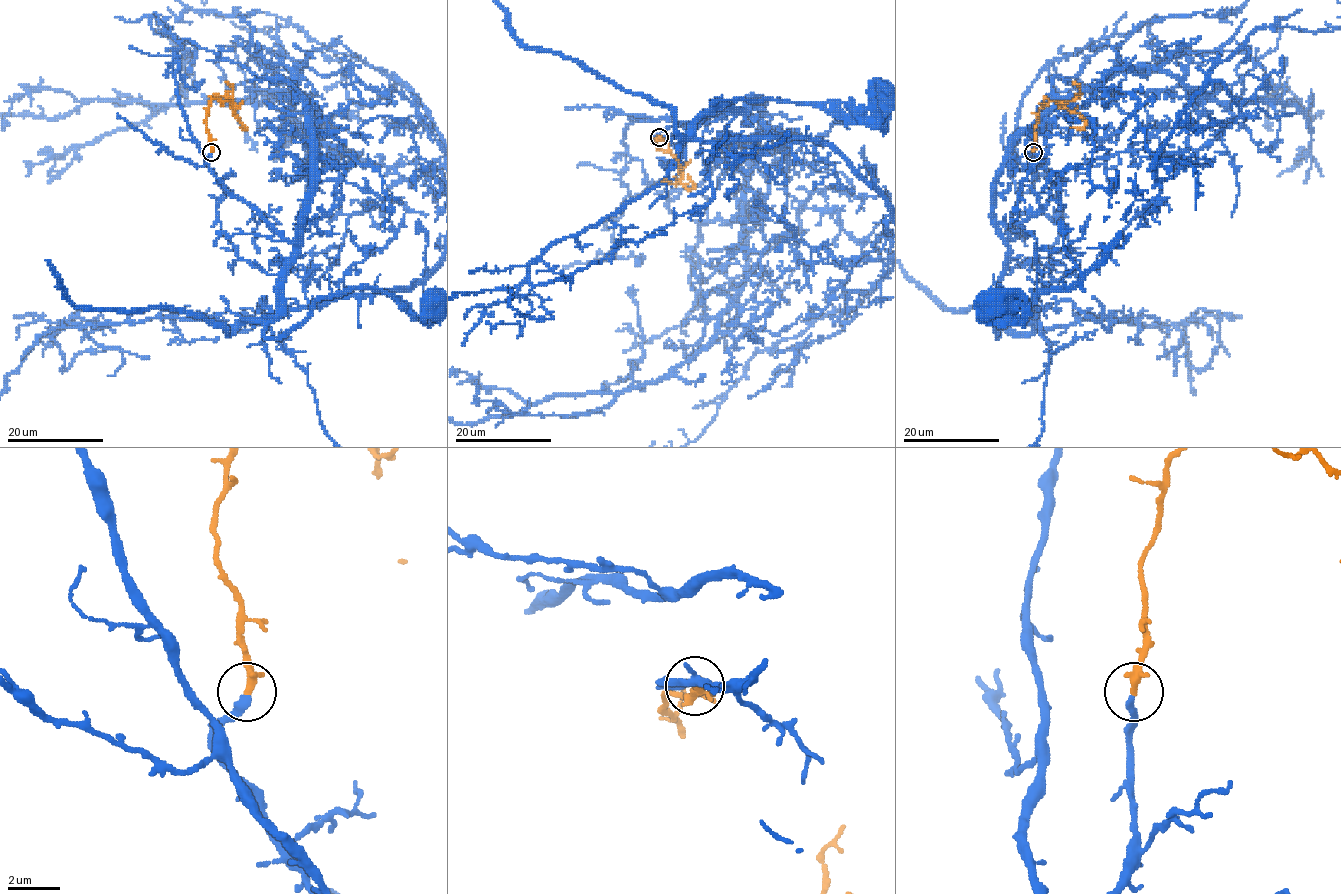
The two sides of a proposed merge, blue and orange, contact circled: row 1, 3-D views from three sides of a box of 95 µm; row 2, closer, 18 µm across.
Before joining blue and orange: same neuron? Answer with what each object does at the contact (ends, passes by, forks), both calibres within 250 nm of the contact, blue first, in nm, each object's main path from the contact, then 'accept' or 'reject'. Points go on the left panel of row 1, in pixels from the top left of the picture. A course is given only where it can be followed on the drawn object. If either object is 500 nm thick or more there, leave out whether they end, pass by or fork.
blue ends there; orange ends there; 280 nm thick on the blue side, 320 nm on the other; blue runs (212, 152), (221, 187), (293, 245), (267, 337), (354, 288), (380, 288), (421, 319), (432, 304); orange runs (212, 152), (206, 116), (213, 98), (230, 102), (234, 108), (233, 115), (245, 129), (239, 128); accept

